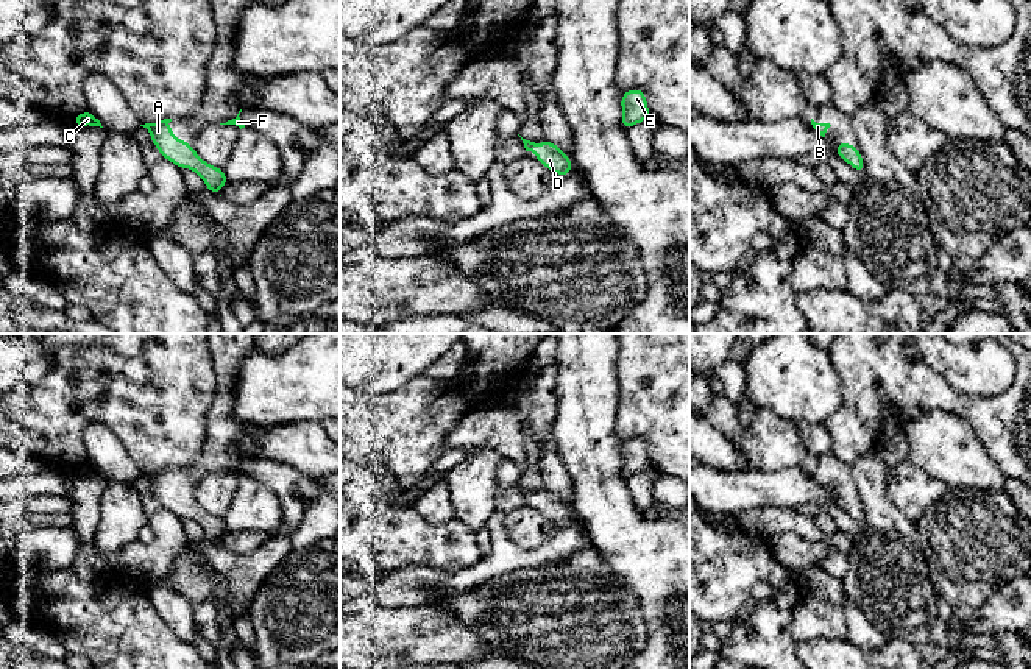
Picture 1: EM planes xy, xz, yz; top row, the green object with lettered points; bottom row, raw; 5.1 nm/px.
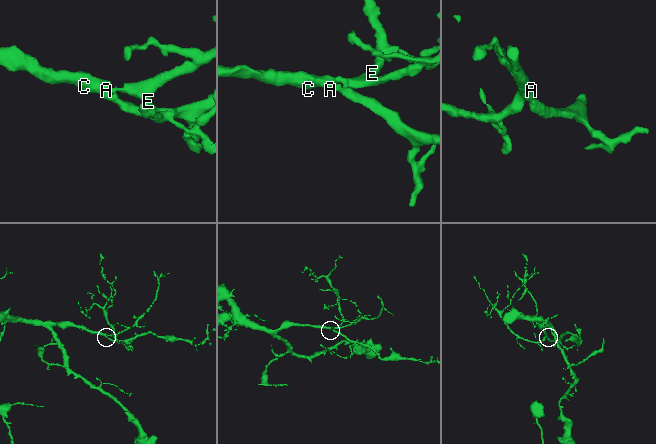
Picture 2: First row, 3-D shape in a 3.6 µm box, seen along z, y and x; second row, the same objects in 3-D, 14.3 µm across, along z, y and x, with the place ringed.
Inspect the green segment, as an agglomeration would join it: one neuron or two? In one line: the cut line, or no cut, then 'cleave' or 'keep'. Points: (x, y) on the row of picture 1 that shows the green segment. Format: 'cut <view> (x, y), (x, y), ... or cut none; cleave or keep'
cut none; keep

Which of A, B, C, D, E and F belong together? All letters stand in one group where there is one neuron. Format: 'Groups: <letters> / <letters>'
Groups: A B C D E F

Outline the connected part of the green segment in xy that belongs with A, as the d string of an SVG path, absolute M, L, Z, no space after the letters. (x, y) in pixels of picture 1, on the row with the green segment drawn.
M172 119L140 125L148 129L151 142L161 156L182 168L190 168L201 176L211 193L220 195L220 189L228 184L223 168L204 162L195 151L195 145L187 145L184 139L173 137Z

